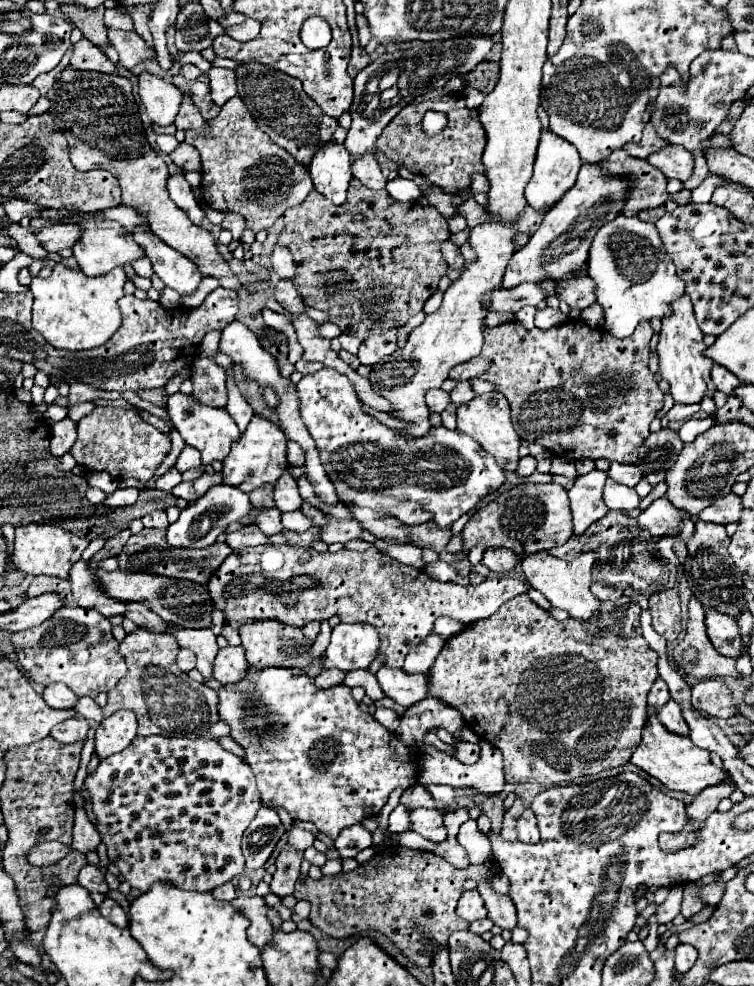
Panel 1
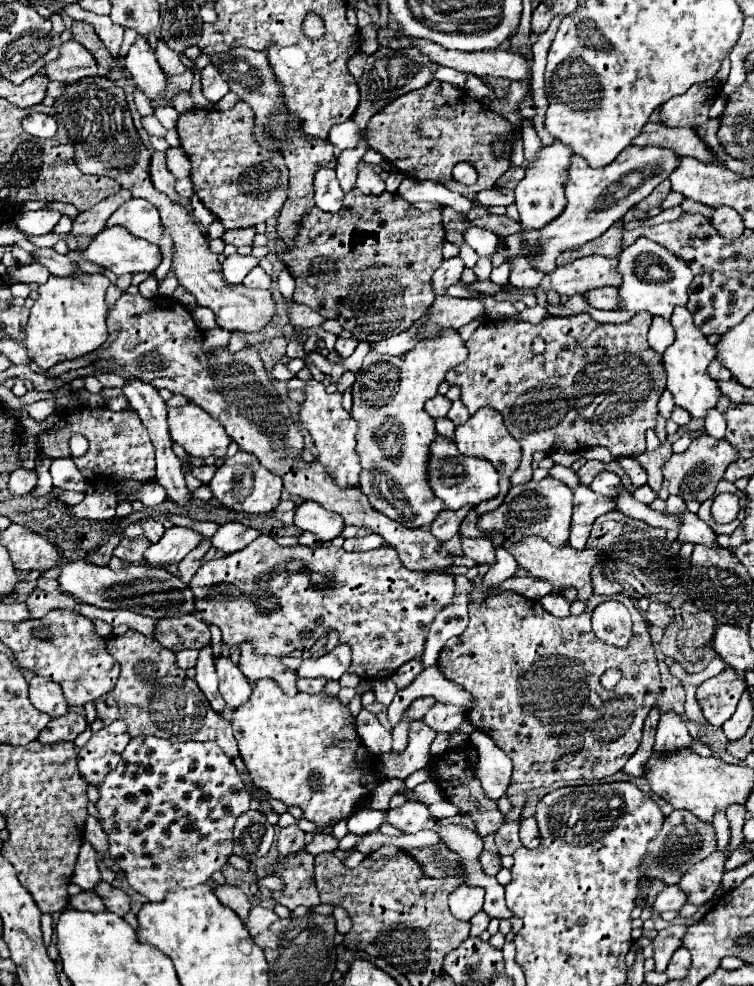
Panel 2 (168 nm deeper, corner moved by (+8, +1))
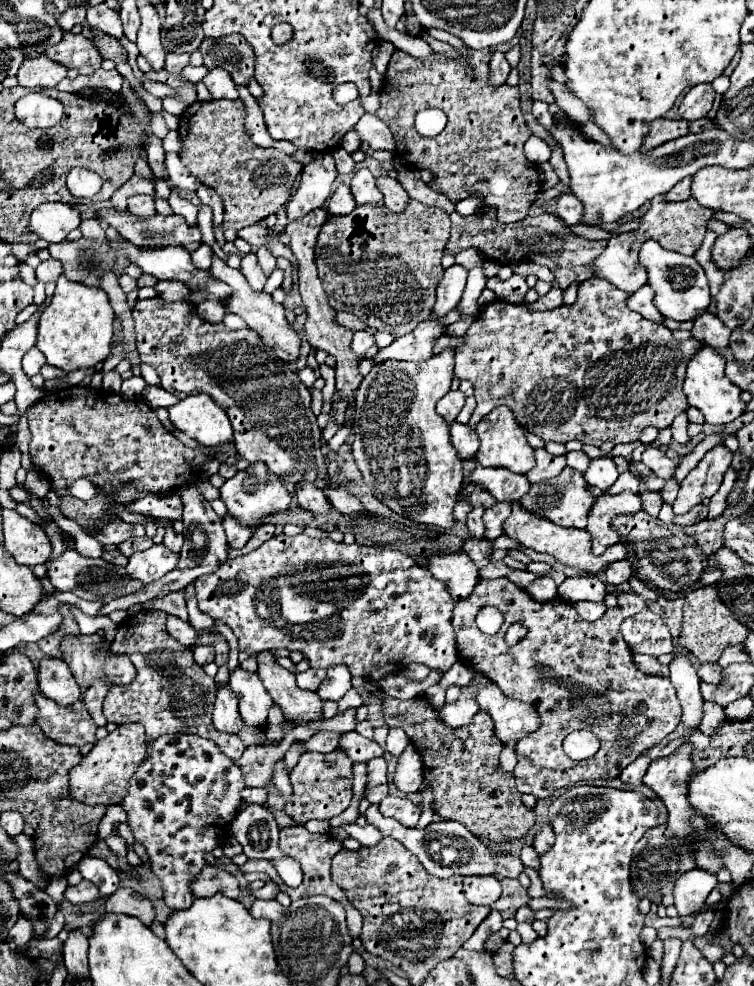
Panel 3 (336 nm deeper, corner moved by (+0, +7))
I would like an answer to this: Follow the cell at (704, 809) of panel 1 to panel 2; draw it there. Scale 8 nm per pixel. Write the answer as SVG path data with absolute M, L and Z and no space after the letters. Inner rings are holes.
M672 810L664 820L664 826L656 838L648 842L644 860L640 868L644 868L646 880L662 880L664 884L676 884L694 864L702 862L716 850L716 832L712 826L700 822L688 810Z

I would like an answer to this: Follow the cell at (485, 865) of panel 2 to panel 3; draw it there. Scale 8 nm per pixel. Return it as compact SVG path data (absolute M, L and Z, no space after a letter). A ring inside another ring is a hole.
M370 806L366 810L366 820L368 824L376 826L384 836L390 836L404 844L414 856L418 856L426 868L428 874L436 878L450 878L450 876L498 876L498 878L518 878L522 872L524 864L520 858L506 854L506 852L496 852L492 850L486 842L482 842L478 836L472 832L466 832L460 822L432 822L426 828L406 828L400 826L398 820L384 818L378 812L378 806Z

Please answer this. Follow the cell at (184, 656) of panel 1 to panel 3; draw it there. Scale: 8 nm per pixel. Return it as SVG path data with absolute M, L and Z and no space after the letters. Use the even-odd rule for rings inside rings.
M196 646L196 648L192 648L192 652L194 652L196 664L200 664L200 666L214 660L214 648L212 646Z

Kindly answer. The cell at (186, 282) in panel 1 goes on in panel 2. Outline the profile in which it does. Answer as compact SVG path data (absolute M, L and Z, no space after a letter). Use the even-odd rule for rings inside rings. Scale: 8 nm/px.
M132 198L124 206L120 206L108 218L106 228L110 226L122 226L130 234L148 242L160 242L162 238L162 222L158 210L150 202L140 198Z

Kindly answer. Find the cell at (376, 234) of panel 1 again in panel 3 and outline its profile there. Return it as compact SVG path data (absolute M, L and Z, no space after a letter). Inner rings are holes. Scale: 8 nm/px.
M416 200L408 202L402 214L388 212L386 206L362 204L348 216L328 216L316 242L318 276L328 294L328 304L334 310L344 310L358 316L372 330L386 330L392 336L408 334L426 320L436 302L436 286L444 272L440 258L450 236L450 218L440 208L424 206Z

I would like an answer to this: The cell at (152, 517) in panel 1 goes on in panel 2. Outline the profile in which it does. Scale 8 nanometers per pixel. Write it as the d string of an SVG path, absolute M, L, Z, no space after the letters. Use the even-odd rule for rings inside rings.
M146 522L144 524L144 530L146 530L146 538L152 542L152 544L156 544L160 538L162 538L162 534L164 534L164 526L160 524L160 522Z

